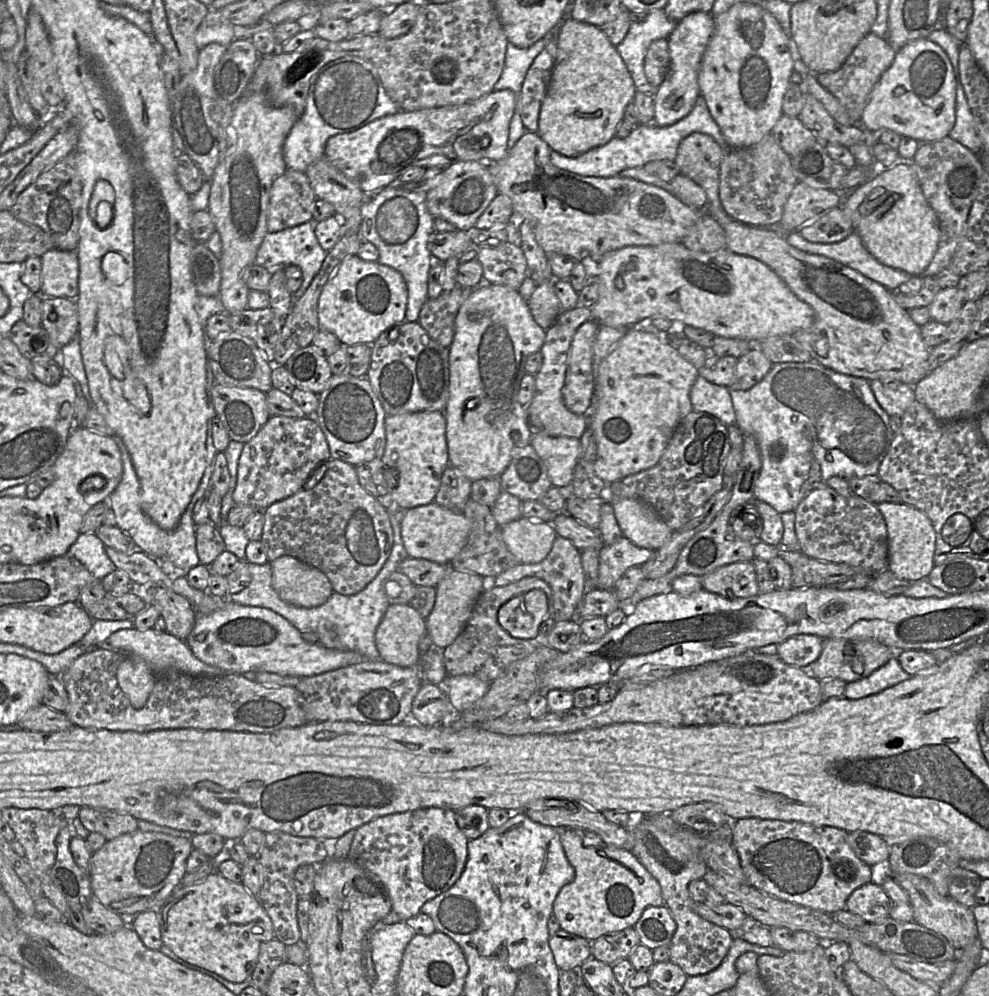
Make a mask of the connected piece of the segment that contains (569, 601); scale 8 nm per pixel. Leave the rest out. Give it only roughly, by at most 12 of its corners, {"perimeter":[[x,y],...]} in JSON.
{"perimeter":[[557,536],[536,564],[496,576],[503,587],[526,577],[553,593],[556,623],[573,618],[587,591],[581,551]]}

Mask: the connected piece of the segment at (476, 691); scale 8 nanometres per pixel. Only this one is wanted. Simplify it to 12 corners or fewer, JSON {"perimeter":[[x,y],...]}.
{"perimeter":[[447,675],[438,686],[453,714],[483,698],[490,684],[472,675]]}

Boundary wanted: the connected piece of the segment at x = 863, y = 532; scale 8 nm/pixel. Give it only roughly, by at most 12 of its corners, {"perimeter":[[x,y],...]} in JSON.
{"perimeter":[[828,485],[795,509],[799,551],[872,574],[888,567],[885,519]]}

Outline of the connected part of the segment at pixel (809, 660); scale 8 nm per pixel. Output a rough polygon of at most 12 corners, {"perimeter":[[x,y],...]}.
{"perimeter":[[794,635],[777,645],[783,662],[812,676],[825,640]]}

